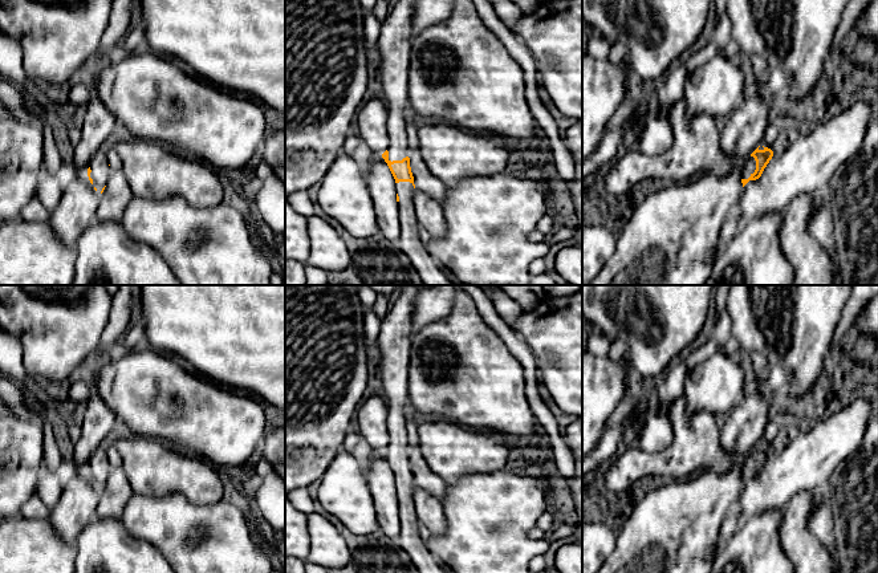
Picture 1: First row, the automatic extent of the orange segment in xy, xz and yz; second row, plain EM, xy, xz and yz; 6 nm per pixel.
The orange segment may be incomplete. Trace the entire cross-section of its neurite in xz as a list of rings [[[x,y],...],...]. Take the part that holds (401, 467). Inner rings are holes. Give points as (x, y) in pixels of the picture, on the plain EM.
[[[406,285],[405,288],[397,290],[395,301],[390,304],[389,312],[381,321],[381,330],[377,338],[377,348],[374,353],[374,370],[379,377],[382,397],[385,398],[389,409],[387,430],[390,442],[382,451],[382,455],[387,460],[395,476],[397,499],[401,513],[401,533],[395,542],[398,546],[407,552],[419,573],[446,573],[440,565],[440,561],[428,550],[427,544],[419,536],[420,524],[414,507],[415,481],[408,455],[407,419],[412,414],[412,407],[408,397],[412,314],[415,308],[415,298],[423,289],[424,288],[420,288],[418,285]]]

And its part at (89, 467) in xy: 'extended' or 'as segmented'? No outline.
extended

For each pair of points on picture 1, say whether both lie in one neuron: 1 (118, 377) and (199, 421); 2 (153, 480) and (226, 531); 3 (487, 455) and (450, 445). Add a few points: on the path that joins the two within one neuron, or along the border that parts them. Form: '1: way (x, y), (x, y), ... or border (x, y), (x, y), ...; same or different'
1: way (138, 395), (150, 407), (163, 407), (179, 419); same
2: border (139, 492), (182, 492), (191, 502), (200, 504); different
3: way (478, 452), (459, 451); same

